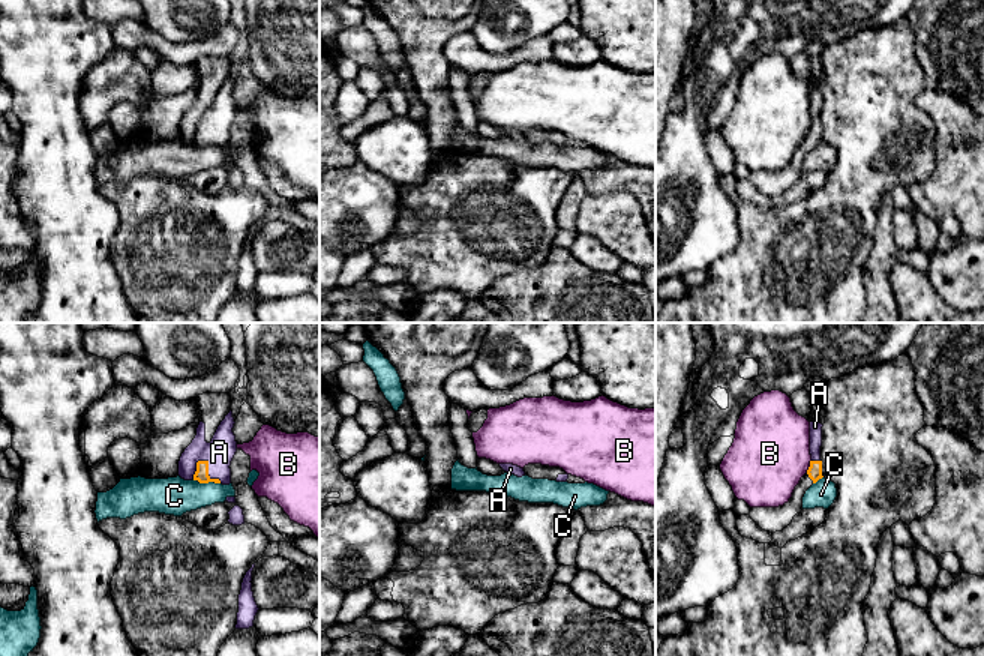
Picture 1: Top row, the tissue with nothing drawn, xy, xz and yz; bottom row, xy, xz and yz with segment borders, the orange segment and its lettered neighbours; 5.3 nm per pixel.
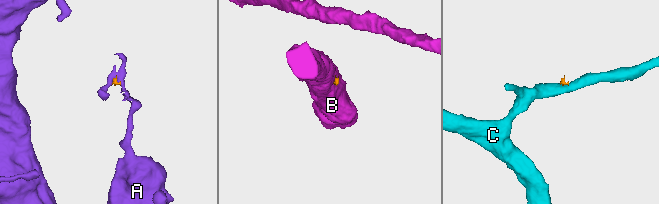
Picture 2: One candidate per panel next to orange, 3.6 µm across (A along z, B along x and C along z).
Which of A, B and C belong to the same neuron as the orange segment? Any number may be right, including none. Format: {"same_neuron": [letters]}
{"same_neuron": []}

